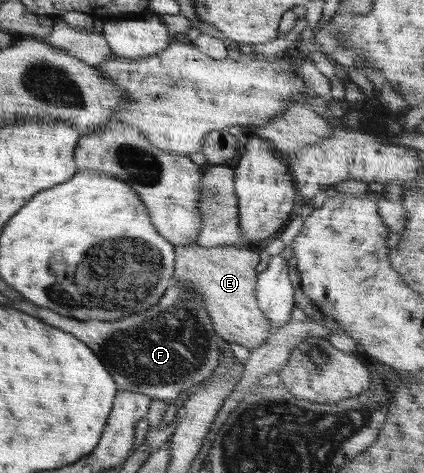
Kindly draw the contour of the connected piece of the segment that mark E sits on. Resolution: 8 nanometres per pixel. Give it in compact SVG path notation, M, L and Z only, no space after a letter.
M193 244L173 248L176 256L173 278L175 282L184 282L204 298L205 310L217 336L250 351L261 347L277 328L265 316L257 302L258 272L255 267L260 261L259 254L235 246L204 248Z

